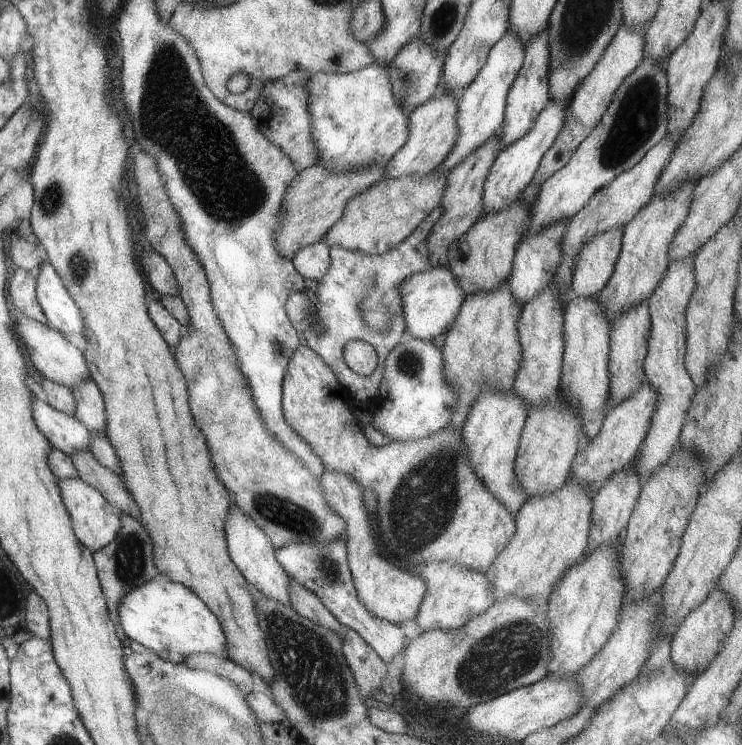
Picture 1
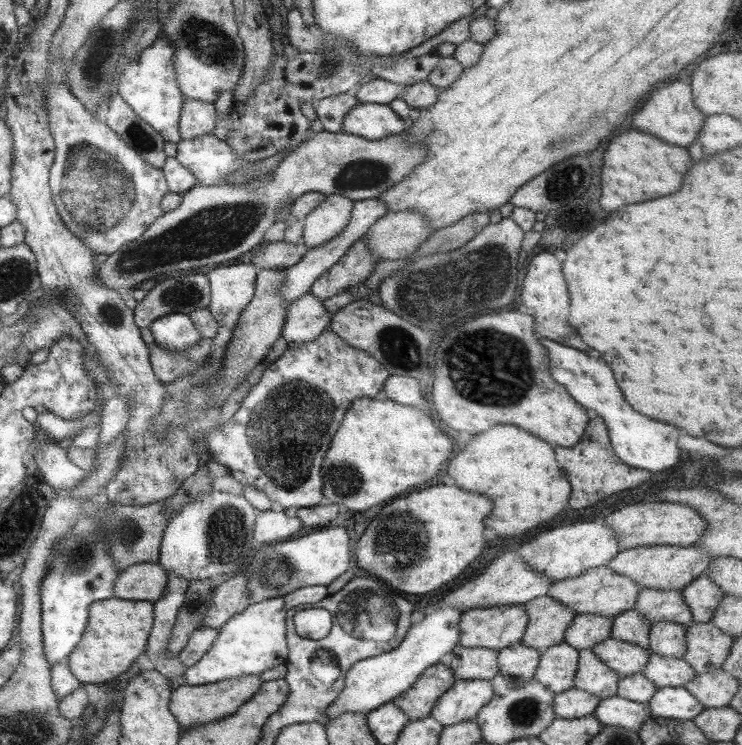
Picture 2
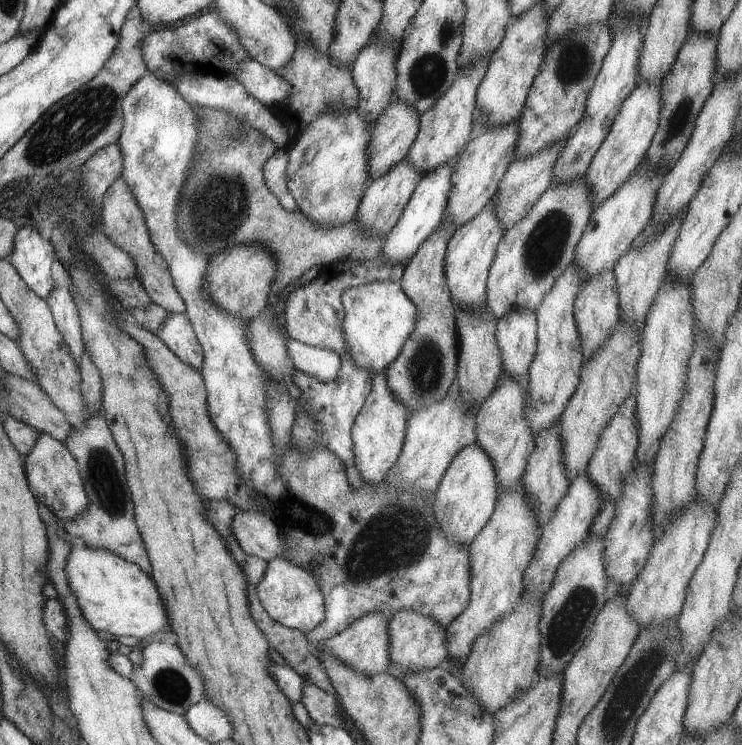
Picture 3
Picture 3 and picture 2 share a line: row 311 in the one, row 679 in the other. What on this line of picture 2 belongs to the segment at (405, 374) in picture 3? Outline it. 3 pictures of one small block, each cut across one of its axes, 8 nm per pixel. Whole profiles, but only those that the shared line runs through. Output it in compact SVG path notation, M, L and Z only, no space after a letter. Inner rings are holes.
M445 660L437 662L426 668L409 689L392 698L391 703L397 705L409 721L429 717L434 703L455 681Z

